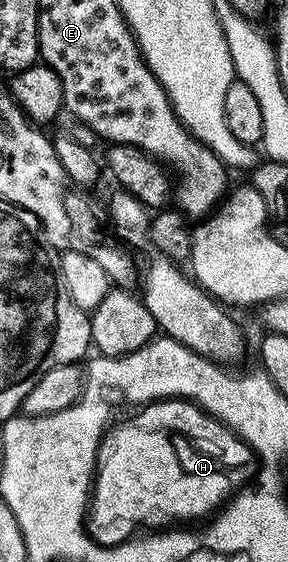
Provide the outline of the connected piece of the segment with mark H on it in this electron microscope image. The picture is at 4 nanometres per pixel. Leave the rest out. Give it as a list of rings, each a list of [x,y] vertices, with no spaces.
[[[164,398],[157,402],[146,403],[140,414],[132,416],[128,422],[123,422],[115,431],[104,437],[99,444],[99,457],[95,460],[95,476],[93,489],[89,495],[89,517],[85,522],[85,529],[97,546],[119,546],[128,541],[136,533],[138,526],[143,528],[171,528],[176,525],[178,518],[203,518],[214,515],[248,481],[247,465],[253,462],[253,451],[246,442],[241,441],[234,432],[223,422],[217,421],[213,415],[206,414],[200,406],[181,398]]]

